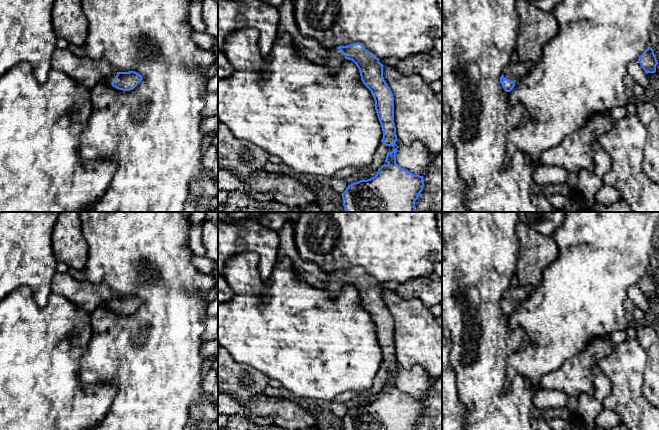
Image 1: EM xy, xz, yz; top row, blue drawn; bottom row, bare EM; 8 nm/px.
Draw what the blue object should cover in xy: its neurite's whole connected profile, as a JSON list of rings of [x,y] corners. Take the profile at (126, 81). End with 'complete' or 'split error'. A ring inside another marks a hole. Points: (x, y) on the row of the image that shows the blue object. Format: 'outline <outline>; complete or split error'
outline [[[68,48],[55,49],[51,59],[51,68],[66,73],[88,89],[93,88],[98,81],[106,80],[108,84],[119,90],[130,91],[143,79],[135,71],[117,72],[106,60],[78,57]]]; split error

